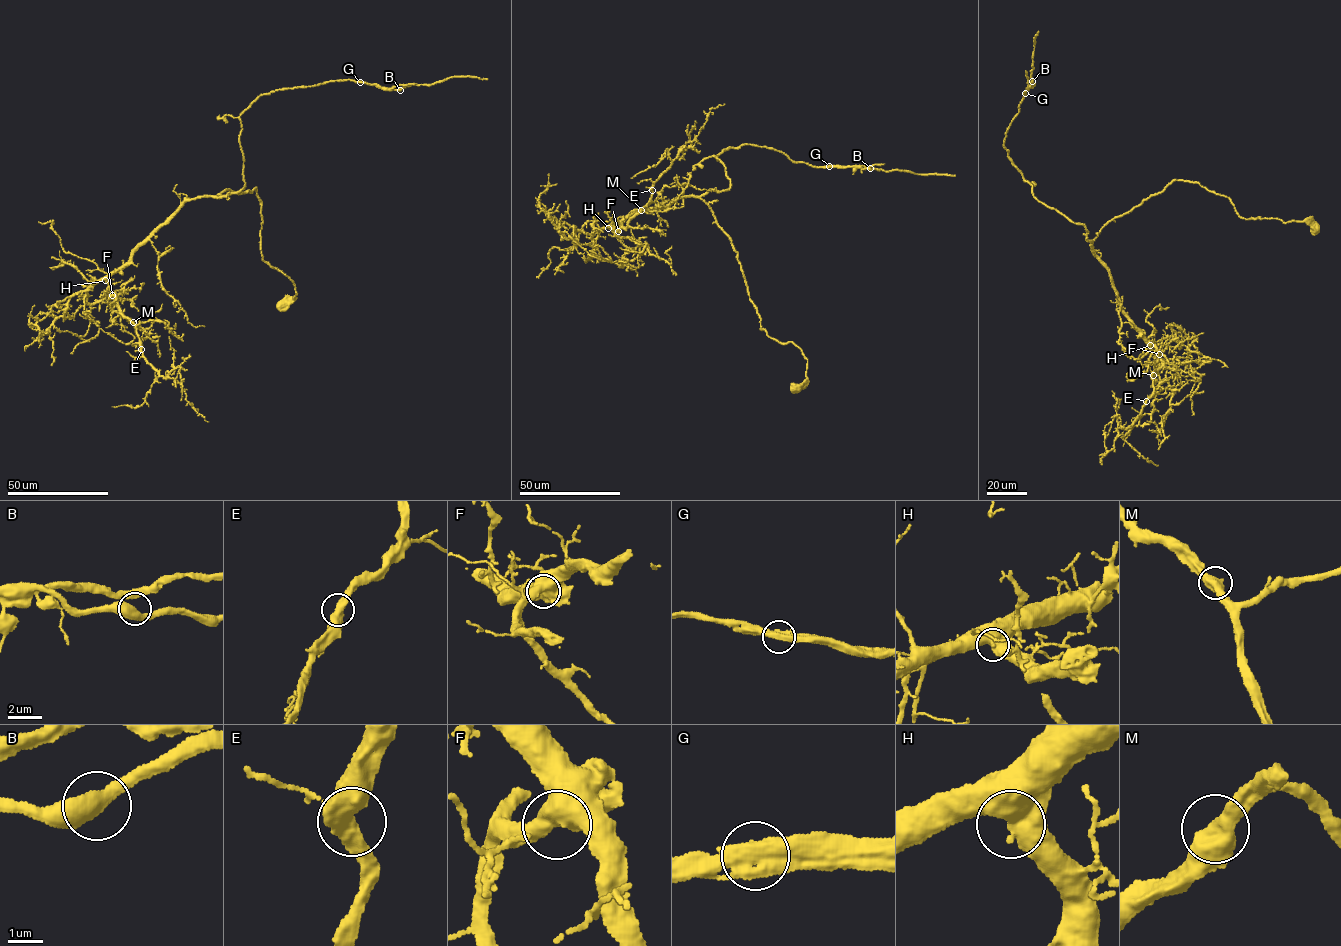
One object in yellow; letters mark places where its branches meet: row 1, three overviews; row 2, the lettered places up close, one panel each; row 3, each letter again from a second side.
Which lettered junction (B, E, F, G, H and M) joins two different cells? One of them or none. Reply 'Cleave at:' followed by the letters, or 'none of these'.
Cleave at: G

